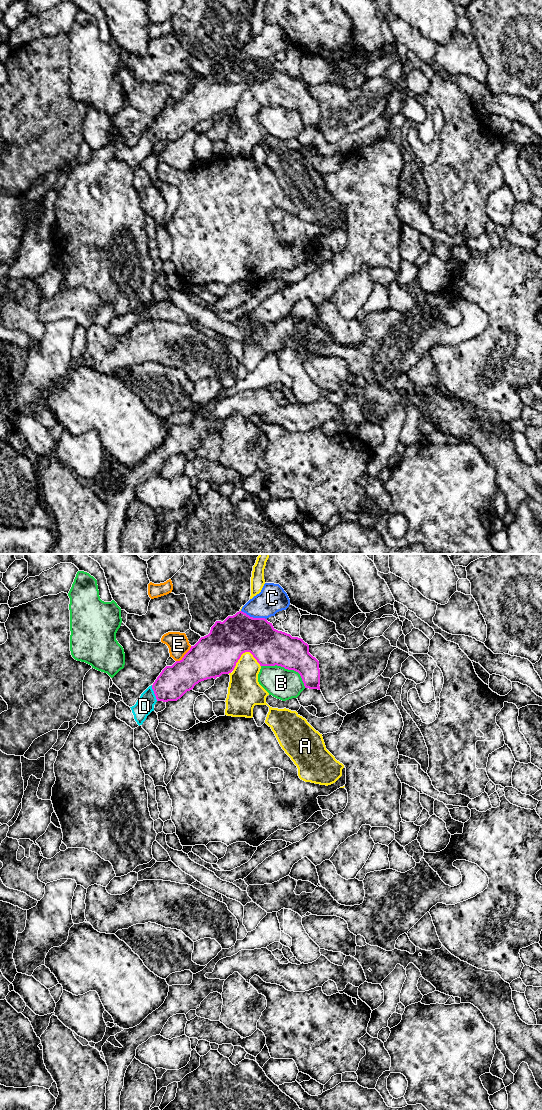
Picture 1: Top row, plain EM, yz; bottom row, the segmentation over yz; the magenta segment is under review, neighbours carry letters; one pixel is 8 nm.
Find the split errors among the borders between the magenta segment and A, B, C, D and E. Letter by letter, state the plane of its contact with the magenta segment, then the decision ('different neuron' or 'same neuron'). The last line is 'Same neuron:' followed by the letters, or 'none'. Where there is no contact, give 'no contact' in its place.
A: yz | different neuron
B: yz | different neuron
C: yz | different neuron
D: yz | same neuron
E: yz | different neuron
Same neuron: D

